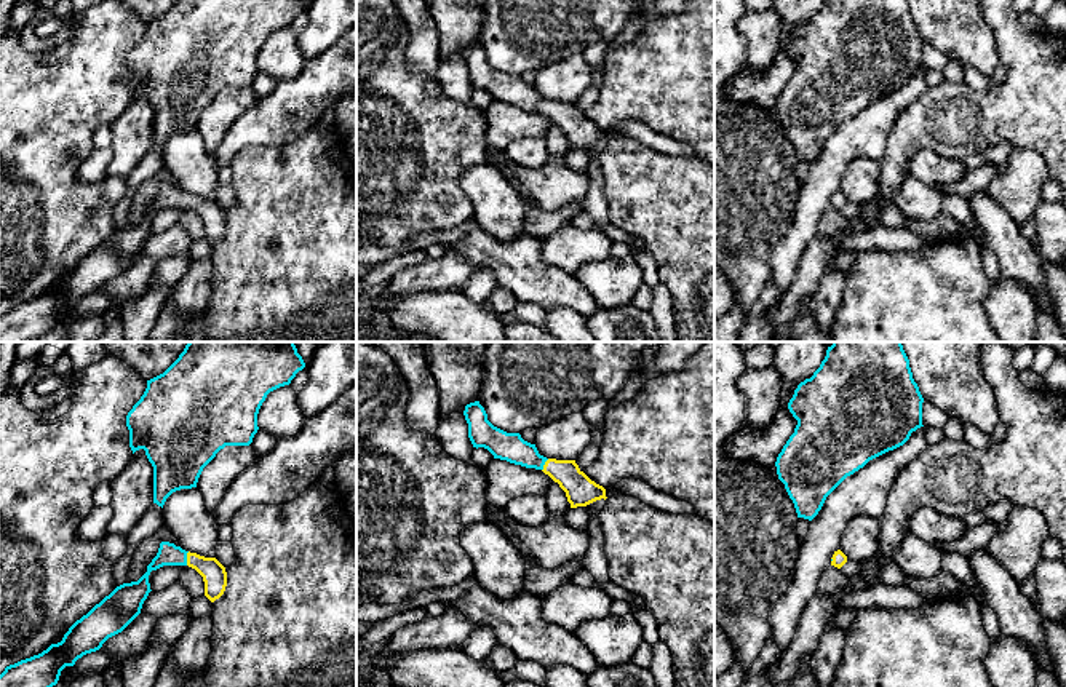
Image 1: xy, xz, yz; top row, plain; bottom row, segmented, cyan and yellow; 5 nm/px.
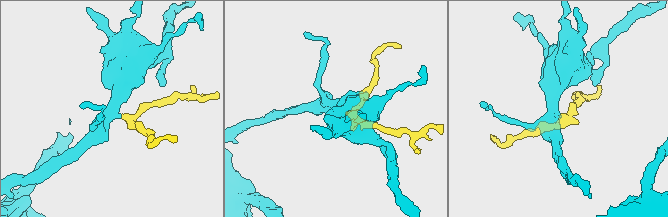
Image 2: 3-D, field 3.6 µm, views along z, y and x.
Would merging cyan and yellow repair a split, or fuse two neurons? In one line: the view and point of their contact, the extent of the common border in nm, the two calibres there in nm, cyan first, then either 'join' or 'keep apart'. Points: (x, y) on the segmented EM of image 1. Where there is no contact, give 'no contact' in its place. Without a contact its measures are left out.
xy (186, 558) | 70 nm | 110/120 nm | join

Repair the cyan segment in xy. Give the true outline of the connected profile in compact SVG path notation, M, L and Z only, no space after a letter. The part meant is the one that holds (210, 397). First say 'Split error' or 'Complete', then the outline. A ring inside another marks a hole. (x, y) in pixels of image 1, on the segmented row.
Complete. M189 342L163 374L147 380L144 395L126 415L133 454L144 449L153 467L153 503L163 508L173 492L197 487L203 468L225 446L249 446L267 395L289 385L304 367L294 342Z

